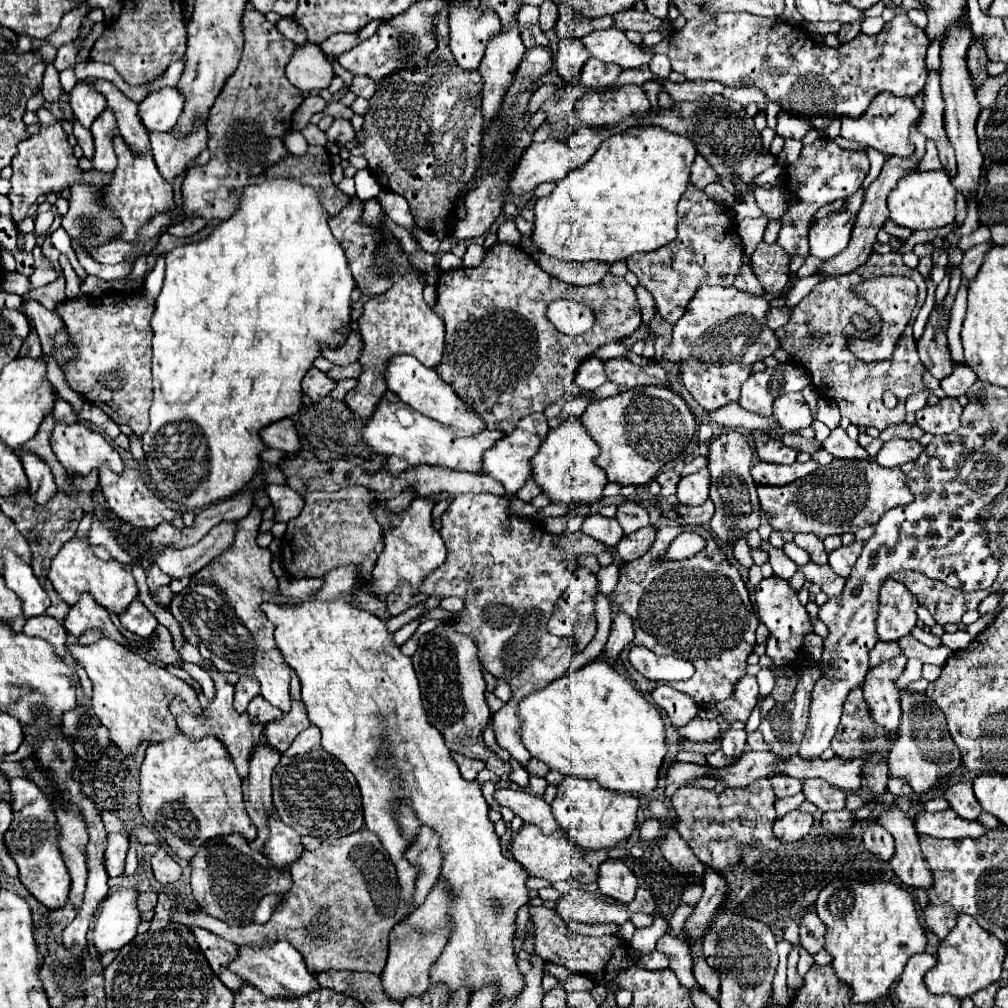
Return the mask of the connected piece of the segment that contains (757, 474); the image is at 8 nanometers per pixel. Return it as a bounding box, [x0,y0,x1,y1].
[751,460,817,486]

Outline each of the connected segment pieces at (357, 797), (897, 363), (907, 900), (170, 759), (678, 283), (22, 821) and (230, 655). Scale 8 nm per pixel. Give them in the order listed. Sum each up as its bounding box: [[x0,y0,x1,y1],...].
[[273,726,363,838],[775,252,927,430],[815,880,927,1004],[141,732,257,860],[627,186,743,324],[5,778,71,910],[169,506,291,712]]

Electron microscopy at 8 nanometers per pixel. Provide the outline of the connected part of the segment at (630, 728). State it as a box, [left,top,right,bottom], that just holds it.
[517,660,667,796]

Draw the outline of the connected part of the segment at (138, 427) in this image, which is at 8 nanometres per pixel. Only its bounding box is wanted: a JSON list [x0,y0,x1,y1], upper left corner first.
[57,292,153,434]

